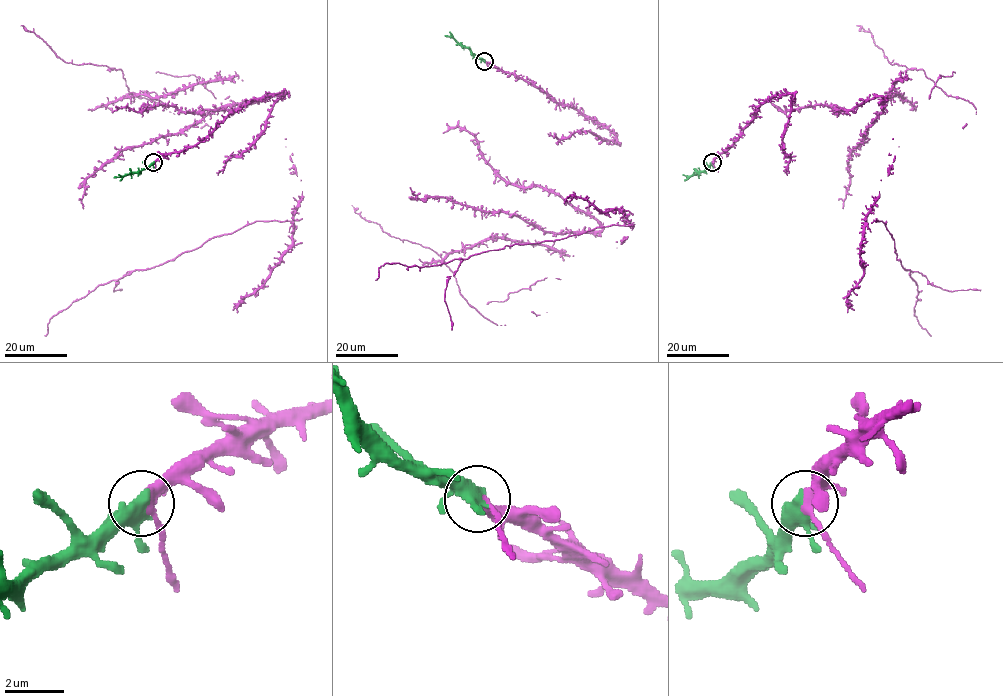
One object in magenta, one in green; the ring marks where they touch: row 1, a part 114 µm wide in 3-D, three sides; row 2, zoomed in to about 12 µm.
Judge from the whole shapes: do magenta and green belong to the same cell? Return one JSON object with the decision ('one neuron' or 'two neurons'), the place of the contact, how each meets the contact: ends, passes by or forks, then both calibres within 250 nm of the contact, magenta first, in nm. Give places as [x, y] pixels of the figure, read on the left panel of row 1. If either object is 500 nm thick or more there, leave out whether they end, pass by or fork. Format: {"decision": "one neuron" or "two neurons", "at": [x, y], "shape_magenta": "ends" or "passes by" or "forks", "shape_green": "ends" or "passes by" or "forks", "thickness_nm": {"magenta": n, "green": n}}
{"decision": "one neuron", "at": [153, 162], "shape_magenta": "passes by", "shape_green": "forks", "thickness_nm": {"magenta": 320, "green": 360}}

